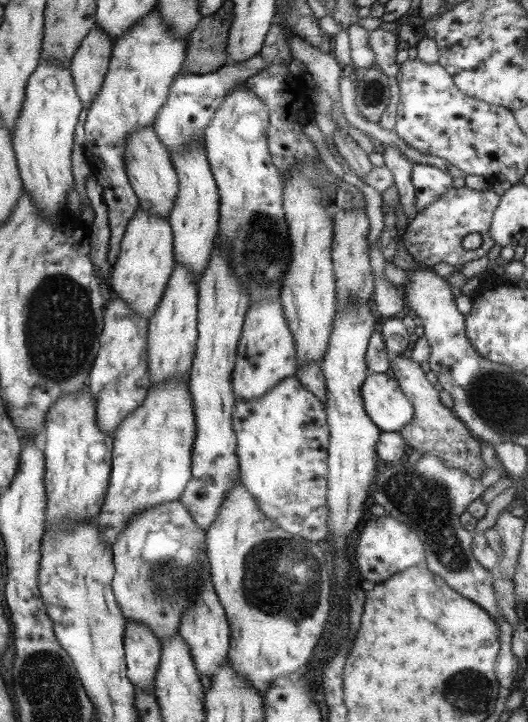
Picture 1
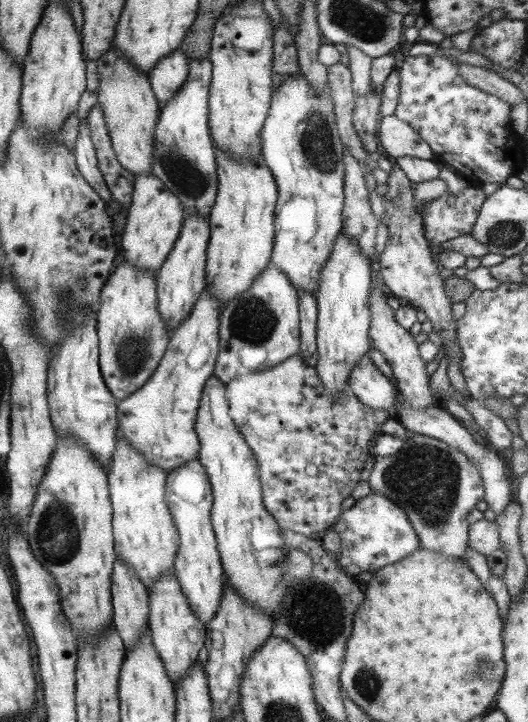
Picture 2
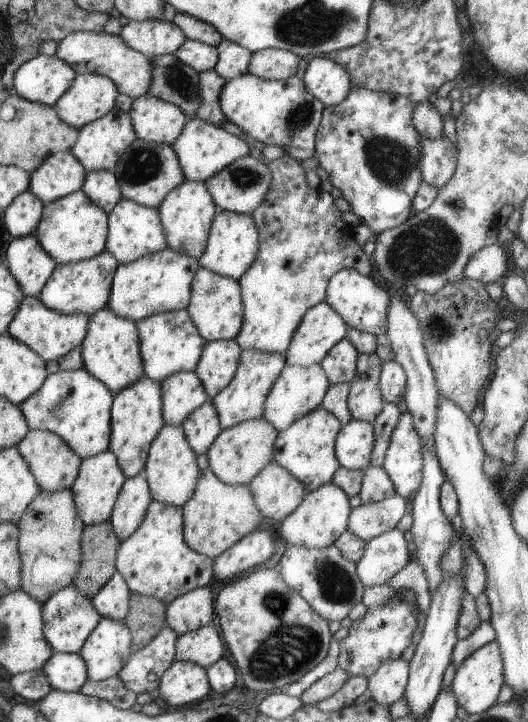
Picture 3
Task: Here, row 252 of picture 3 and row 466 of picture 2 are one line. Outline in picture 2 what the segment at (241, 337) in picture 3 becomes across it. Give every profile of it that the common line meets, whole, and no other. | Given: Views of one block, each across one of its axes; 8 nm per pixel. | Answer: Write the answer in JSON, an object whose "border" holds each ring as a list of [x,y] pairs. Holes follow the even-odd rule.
{"border":[[[298,355],[286,358],[283,362],[277,364],[273,368],[262,370],[261,372],[252,372],[245,376],[237,376],[233,380],[224,384],[225,392],[224,397],[227,401],[228,415],[232,418],[238,431],[241,433],[245,444],[249,447],[249,450],[255,457],[257,463],[257,473],[260,482],[260,489],[262,492],[262,503],[265,510],[275,519],[276,525],[282,530],[290,530],[296,532],[301,536],[309,538],[311,534],[317,534],[317,538],[323,537],[326,530],[333,528],[334,522],[337,517],[342,513],[341,502],[345,498],[351,496],[353,488],[359,484],[359,475],[365,468],[365,462],[369,458],[371,452],[370,447],[373,440],[377,436],[377,426],[381,426],[385,420],[387,420],[388,413],[385,410],[373,410],[364,404],[361,404],[355,398],[349,390],[344,392],[336,392],[336,394],[330,394],[328,390],[323,388],[320,378],[317,376],[314,368],[305,366],[304,362],[298,357]]]}

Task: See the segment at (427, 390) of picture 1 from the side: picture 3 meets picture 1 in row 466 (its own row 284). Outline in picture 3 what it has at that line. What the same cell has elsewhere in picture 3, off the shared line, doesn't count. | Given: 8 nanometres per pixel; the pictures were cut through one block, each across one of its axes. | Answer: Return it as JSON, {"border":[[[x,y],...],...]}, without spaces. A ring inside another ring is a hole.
{"border":[[[463,278],[457,282],[447,282],[443,288],[439,288],[433,294],[412,291],[409,302],[409,310],[415,314],[419,326],[421,326],[421,336],[423,336],[423,348],[433,375],[435,378],[438,394],[443,398],[451,400],[457,404],[465,414],[471,414],[473,409],[479,406],[482,390],[486,386],[490,375],[491,358],[494,347],[489,342],[487,334],[496,329],[496,323],[500,318],[497,312],[496,303],[489,298],[483,283]]]}

